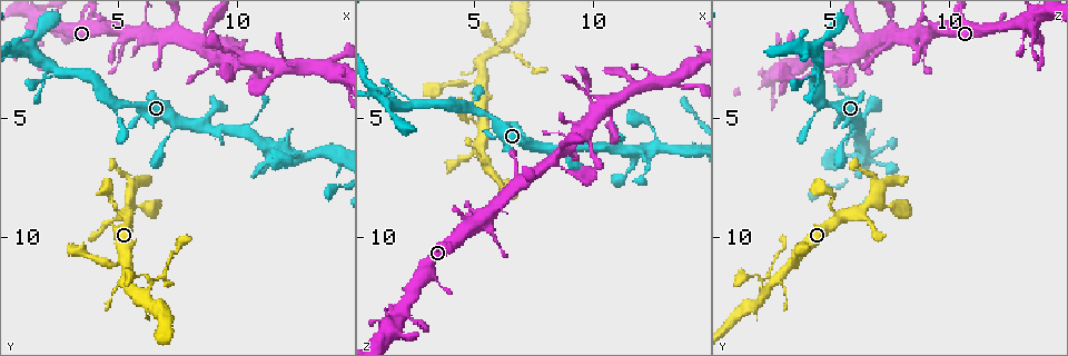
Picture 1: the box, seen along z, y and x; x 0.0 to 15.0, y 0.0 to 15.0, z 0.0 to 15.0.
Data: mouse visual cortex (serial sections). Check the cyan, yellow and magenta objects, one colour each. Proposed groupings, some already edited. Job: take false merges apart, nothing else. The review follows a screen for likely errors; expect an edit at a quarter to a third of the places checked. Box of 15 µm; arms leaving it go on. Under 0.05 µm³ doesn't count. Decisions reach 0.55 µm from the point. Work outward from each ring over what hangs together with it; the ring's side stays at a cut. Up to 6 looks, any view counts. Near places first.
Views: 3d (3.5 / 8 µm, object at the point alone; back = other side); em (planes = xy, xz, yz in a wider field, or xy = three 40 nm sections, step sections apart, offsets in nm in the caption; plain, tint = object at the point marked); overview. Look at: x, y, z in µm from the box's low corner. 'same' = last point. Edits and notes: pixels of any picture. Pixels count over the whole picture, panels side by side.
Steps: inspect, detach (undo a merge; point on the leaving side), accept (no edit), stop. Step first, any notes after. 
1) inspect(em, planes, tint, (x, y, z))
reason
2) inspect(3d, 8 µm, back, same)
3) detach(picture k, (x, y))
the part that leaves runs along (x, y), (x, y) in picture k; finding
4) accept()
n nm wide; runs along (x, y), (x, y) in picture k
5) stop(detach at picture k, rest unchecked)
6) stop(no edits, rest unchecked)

inspect(3d, 3.5 µm, (2.6, 3.0, 4.4))
thick turns thin

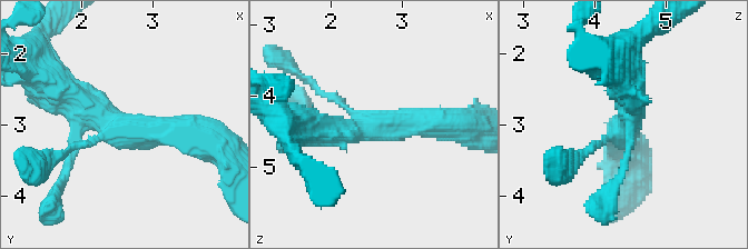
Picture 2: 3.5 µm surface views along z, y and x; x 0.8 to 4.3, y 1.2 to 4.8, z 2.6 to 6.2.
inspect(em, xy, step 3, tint, (2.50, 3.00, 4.40))
4 arms; arms of 150, 150, 400, 400 nm

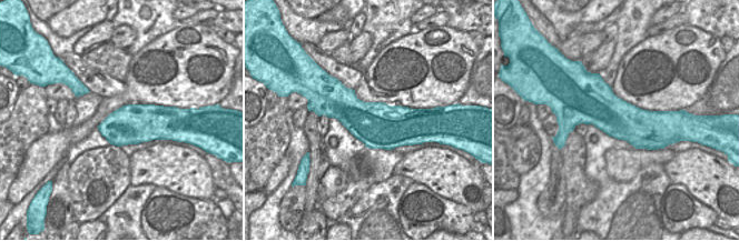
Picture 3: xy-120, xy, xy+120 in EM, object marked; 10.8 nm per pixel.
accept()
runs along (194, 135), (118, 128), (57, 90) in picture 2; all the same cell

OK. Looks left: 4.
inspect(3d, 3.5 µm, (8.2, 1.8, 6.8))
a narrow waist

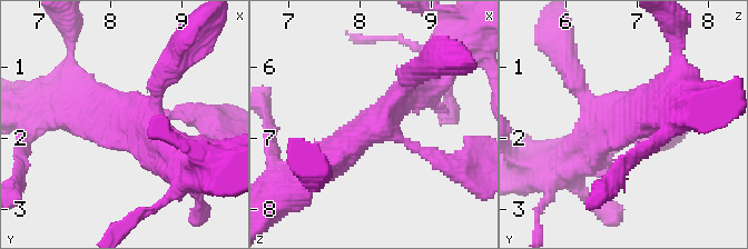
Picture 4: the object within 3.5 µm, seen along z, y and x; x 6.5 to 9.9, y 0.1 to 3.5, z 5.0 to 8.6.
inspect(em, xy, step 5, tint, (8.20, 1.75, 6.75))
4 arms; arms of 150, 200, 450, 500 nm

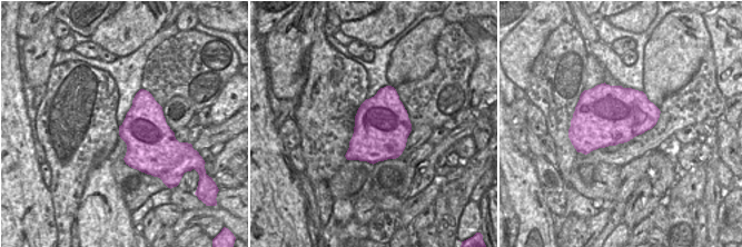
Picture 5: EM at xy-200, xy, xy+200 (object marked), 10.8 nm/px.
inspect(em, planes, tint, same)
another direction

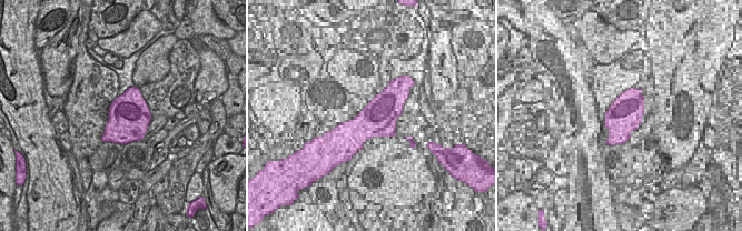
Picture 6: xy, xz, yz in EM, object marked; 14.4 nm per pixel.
accept()
runs along (314, 168), (332, 160), (427, 77) in picture 4; all the same cell

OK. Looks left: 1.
stop(no edits, rest unchecked)

